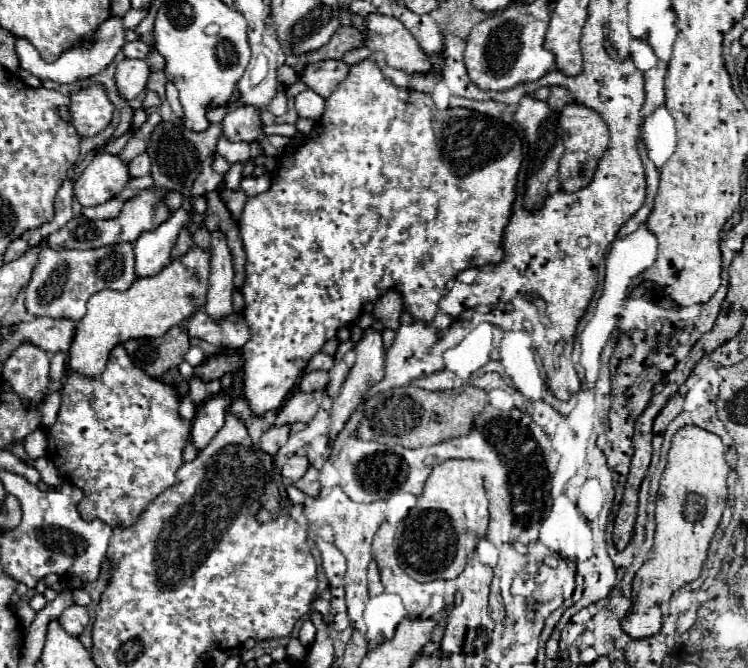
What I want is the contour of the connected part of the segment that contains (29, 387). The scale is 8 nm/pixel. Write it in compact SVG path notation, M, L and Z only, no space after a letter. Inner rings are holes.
M22 342L10 358L4 362L2 378L12 386L12 390L24 400L40 402L48 392L48 354L34 344Z

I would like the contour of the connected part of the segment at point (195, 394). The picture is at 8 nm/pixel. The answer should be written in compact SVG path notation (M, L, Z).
M192 376L190 378L190 394L188 394L192 400L194 400L194 404L202 404L204 400L206 400L206 382L202 382L198 376Z

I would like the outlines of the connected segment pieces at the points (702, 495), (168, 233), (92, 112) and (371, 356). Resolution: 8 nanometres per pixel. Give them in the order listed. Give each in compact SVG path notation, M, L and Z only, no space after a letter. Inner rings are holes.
M684 426L672 438L668 464L660 480L660 496L656 500L656 534L652 546L652 560L646 560L632 582L632 610L622 618L622 630L630 638L650 638L660 630L660 604L684 584L696 580L702 572L708 544L718 528L726 508L728 488L726 476L730 472L724 458L722 440L698 426Z
M178 208L172 212L168 220L164 220L154 230L142 232L134 242L136 254L136 274L138 276L154 276L164 266L170 264L170 250L174 248L178 234L182 228L192 226L192 212Z
M92 86L70 96L70 106L60 108L62 118L72 118L80 136L94 136L110 124L112 104L102 86Z
M374 328L364 330L364 336L354 346L354 352L356 352L356 362L350 368L350 374L344 380L340 394L332 404L332 426L330 426L332 440L360 404L362 394L372 384L380 382L384 376L384 344L382 344L382 334L378 330Z

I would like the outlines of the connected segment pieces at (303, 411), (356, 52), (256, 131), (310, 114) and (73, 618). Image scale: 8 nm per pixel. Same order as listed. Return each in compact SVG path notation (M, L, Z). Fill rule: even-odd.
M322 390L318 392L294 392L286 404L278 410L278 418L276 418L276 426L280 424L294 424L294 422L310 422L310 418L316 414L320 402L322 402Z
M368 46L354 48L354 50L350 50L350 52L346 52L346 54L344 54L344 62L346 62L346 64L350 64L350 66L354 66L354 64L358 64L358 62L366 60L370 54L372 54L372 50L370 50Z
M240 106L230 110L222 120L222 132L232 142L253 142L263 140L263 123L258 110L250 106Z
M312 90L300 92L294 100L296 100L296 112L302 118L310 118L310 120L318 122L320 116L324 114L324 100L316 92L312 92Z
M70 606L62 612L60 616L60 626L70 634L70 636L80 636L84 632L84 628L90 624L90 616L88 616L88 610L82 608L82 606Z

